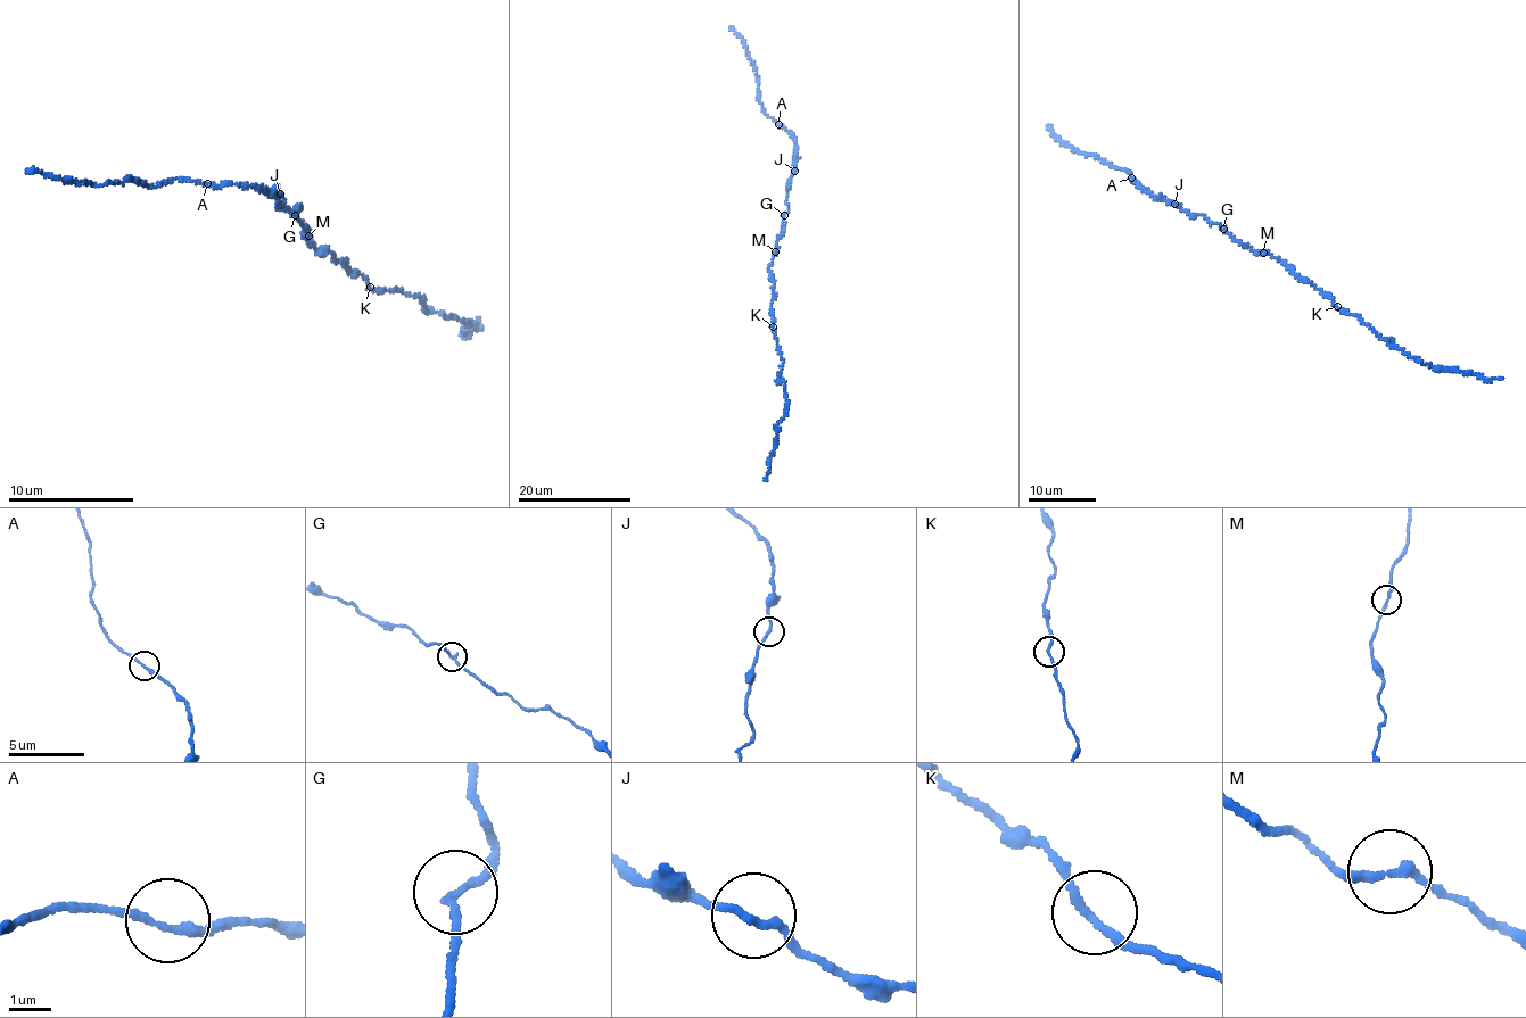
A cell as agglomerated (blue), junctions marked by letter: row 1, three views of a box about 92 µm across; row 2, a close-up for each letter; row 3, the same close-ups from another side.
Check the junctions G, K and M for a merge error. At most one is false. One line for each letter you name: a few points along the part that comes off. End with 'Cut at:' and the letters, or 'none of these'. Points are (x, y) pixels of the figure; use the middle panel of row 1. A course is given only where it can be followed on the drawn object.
Cut at: none of these

